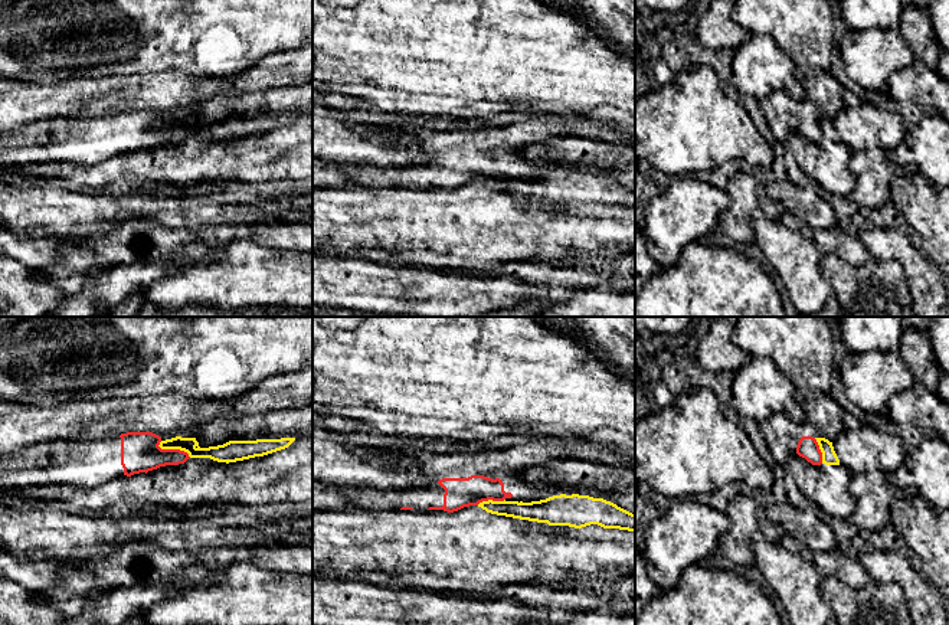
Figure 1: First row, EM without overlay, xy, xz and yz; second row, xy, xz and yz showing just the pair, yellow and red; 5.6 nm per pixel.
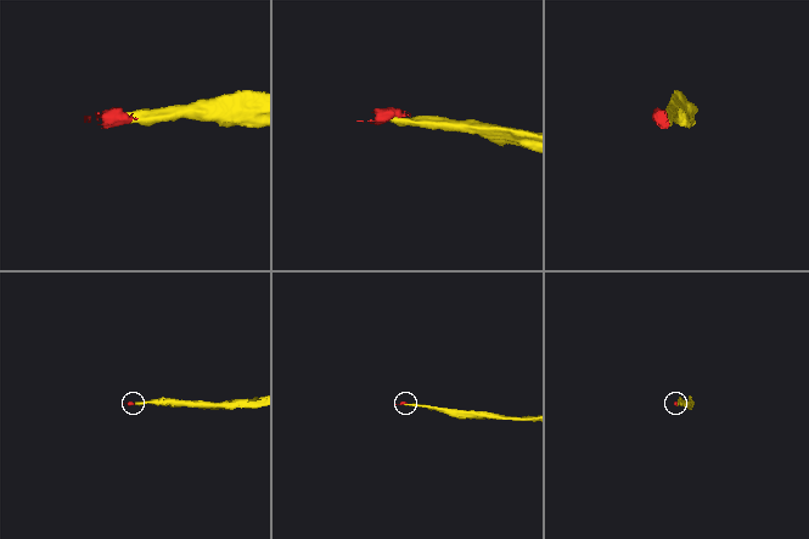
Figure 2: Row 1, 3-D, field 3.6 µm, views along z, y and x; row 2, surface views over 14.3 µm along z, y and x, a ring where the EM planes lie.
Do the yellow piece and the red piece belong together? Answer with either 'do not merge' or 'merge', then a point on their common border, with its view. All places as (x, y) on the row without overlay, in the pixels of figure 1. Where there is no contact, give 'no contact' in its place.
do not merge | xy (174, 126)

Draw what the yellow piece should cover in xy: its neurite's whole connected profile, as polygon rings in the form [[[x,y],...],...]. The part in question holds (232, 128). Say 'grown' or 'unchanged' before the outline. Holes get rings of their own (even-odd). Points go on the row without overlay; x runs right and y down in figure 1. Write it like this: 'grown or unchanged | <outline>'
unchanged | [[[176,114],[160,120],[161,127],[180,127],[190,135],[210,135],[217,140],[236,140],[255,134],[264,134],[288,125],[295,115],[229,118],[223,122],[200,125],[196,115]]]

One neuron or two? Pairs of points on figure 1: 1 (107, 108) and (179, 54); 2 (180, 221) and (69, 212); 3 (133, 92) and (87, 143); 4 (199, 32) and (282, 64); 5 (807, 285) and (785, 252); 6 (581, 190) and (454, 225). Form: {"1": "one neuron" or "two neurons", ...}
{"1": "two neurons", "2": "one neuron", "3": "two neurons", "4": "two neurons", "5": "one neuron", "6": "one neuron"}

